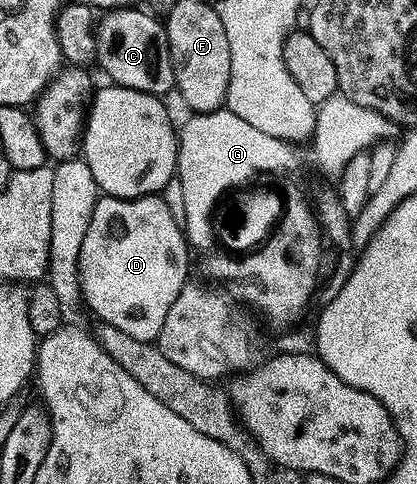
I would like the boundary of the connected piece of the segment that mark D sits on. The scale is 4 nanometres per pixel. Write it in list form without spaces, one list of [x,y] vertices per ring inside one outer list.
[[[103,195],[92,210],[92,222],[88,222],[88,234],[80,246],[78,259],[78,286],[81,299],[95,312],[97,319],[124,330],[134,339],[157,341],[160,326],[176,294],[188,283],[190,252],[185,231],[172,220],[171,211],[161,195],[142,196],[135,200]]]

